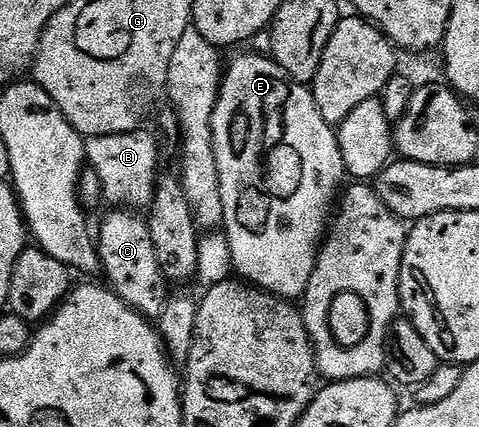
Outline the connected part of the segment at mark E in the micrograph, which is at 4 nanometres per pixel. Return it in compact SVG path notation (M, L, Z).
M242 54L231 64L229 61L223 71L210 126L222 199L220 224L226 227L224 235L232 250L234 272L255 288L297 301L306 293L313 276L318 250L346 176L337 131L324 122L313 91L307 85L296 83L264 54Z

